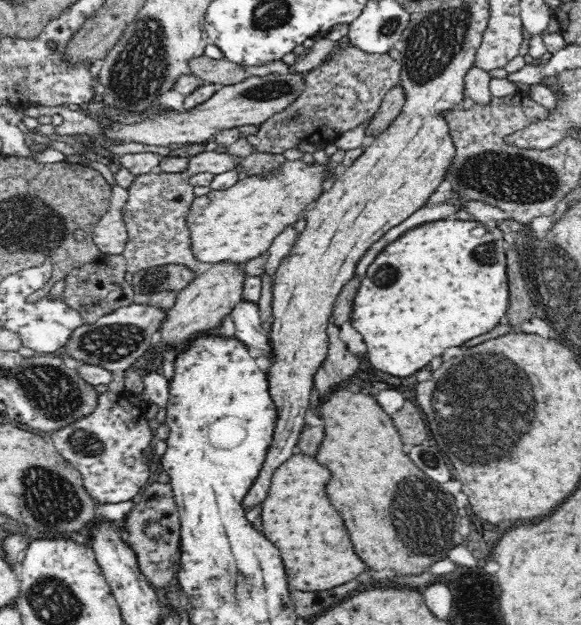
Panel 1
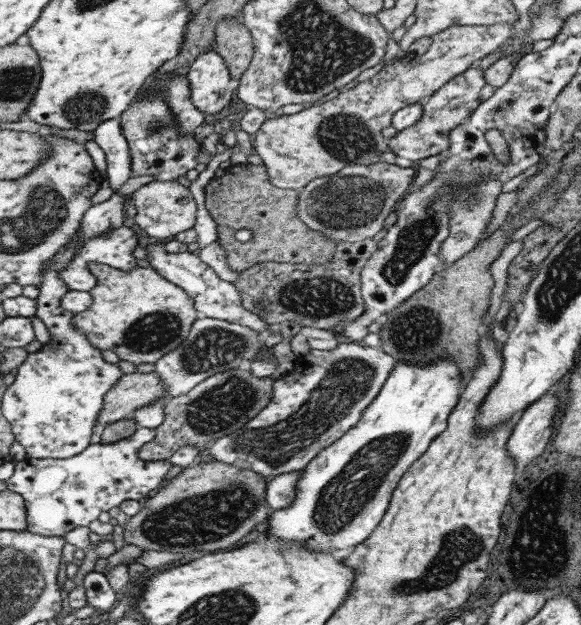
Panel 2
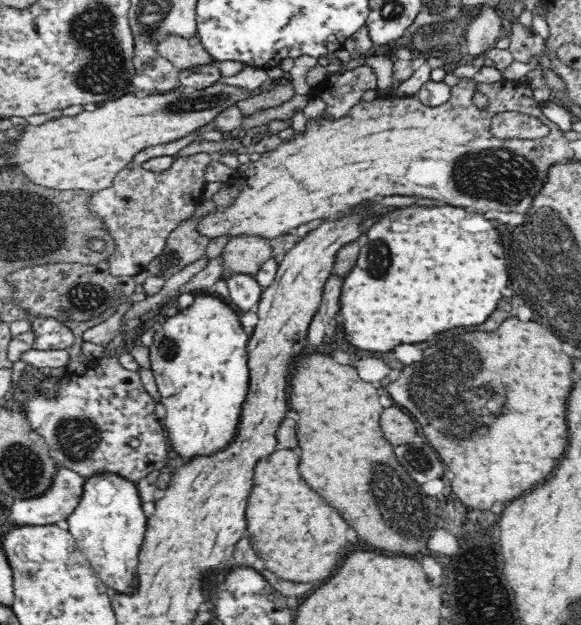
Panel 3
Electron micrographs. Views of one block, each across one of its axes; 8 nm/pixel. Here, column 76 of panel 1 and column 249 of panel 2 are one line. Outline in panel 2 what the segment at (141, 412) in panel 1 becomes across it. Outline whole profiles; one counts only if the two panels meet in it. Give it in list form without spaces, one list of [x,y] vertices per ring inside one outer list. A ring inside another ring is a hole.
[[[339,341],[330,350],[310,349],[308,354],[298,358],[291,372],[273,380],[268,403],[241,428],[214,440],[207,454],[212,460],[251,470],[267,481],[278,474],[301,470],[319,451],[334,443],[360,420],[362,410],[376,398],[395,364],[391,356],[365,344]]]

